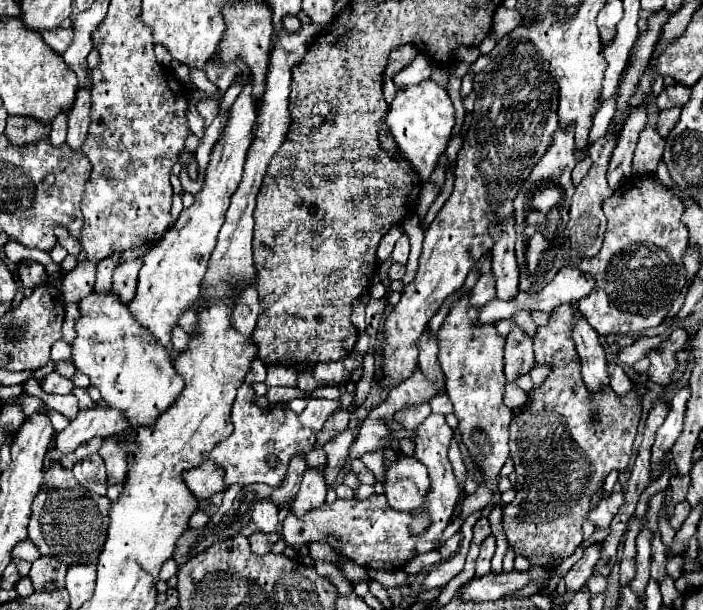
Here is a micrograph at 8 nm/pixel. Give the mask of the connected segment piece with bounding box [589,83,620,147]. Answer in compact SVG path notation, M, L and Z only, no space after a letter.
M620 83L618 84L617 92L613 95L613 97L610 100L601 103L600 108L594 115L593 126L591 128L589 137L589 142L591 142L589 147L606 134L610 121L613 118L616 110L616 98L619 90Z

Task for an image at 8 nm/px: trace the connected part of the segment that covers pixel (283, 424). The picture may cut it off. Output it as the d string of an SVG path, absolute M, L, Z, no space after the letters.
M243 384L237 392L237 400L233 404L231 420L235 424L233 434L219 442L211 452L205 454L207 460L213 460L225 470L225 482L231 484L269 484L279 486L285 480L287 466L291 454L303 450L309 452L315 448L315 434L323 428L325 420L331 416L331 412L337 410L337 400L325 400L325 398L313 398L309 400L305 412L297 416L291 408L285 406L269 406L259 408L251 400L255 398L253 388L249 384Z

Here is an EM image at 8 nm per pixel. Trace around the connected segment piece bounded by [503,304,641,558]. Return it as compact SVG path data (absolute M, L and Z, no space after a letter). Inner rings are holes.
M565 304L551 312L551 320L545 328L537 330L537 336L533 338L535 360L539 364L551 364L553 372L539 390L529 394L531 402L527 402L521 414L511 420L509 428L509 448L515 460L517 474L517 496L511 504L503 504L503 530L507 534L507 542L515 548L517 554L523 556L571 556L575 548L583 542L581 520L589 510L591 496L601 488L603 480L611 470L623 472L633 454L633 440L641 416L641 402L633 390L623 398L619 398L611 388L603 388L599 394L591 396L585 382L581 380L581 362L575 350L575 342L571 338L573 328L573 306ZM597 408L601 410L601 418L597 422L591 422L591 410Z

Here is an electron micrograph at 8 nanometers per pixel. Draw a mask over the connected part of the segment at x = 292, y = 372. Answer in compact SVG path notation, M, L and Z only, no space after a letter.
M269 366L267 368L267 386L291 386L297 388L297 370L289 366Z

